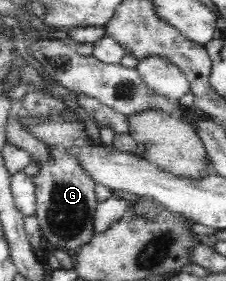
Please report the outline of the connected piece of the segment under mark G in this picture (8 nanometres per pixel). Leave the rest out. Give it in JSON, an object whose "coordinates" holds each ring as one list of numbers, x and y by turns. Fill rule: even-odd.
{"coordinates":[[60,143,47,145,47,158,41,160,31,157,29,161,36,161,34,165,38,165,38,173,32,174,31,178,35,187,36,196,36,213,38,225,45,243,48,245,62,249,68,253,75,252,81,245,88,243,88,240,94,235,93,233,93,217,96,206,99,204,94,194,94,180,92,176,84,170,84,166,80,163,80,154,74,148,66,148]]}

